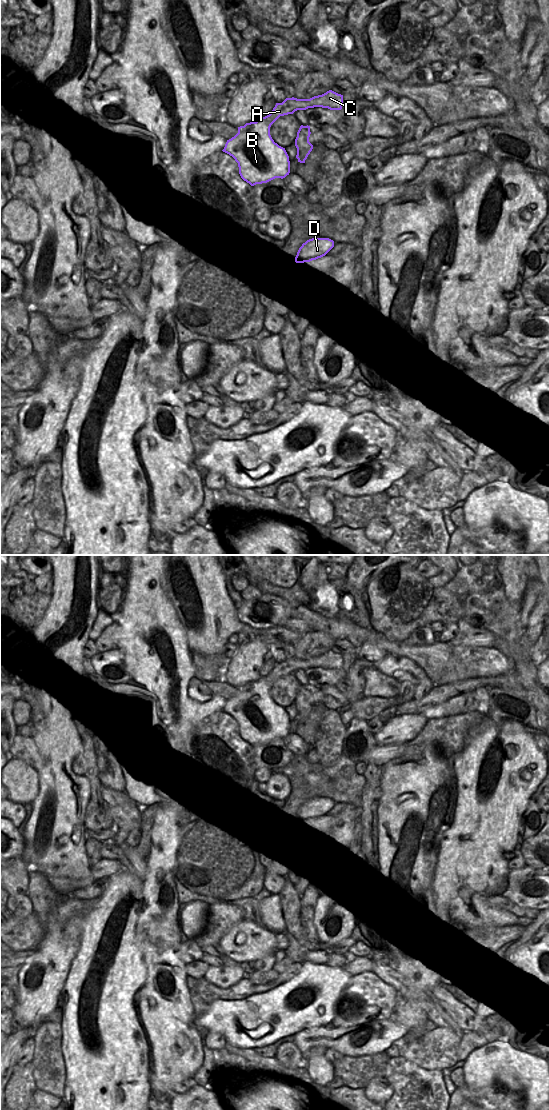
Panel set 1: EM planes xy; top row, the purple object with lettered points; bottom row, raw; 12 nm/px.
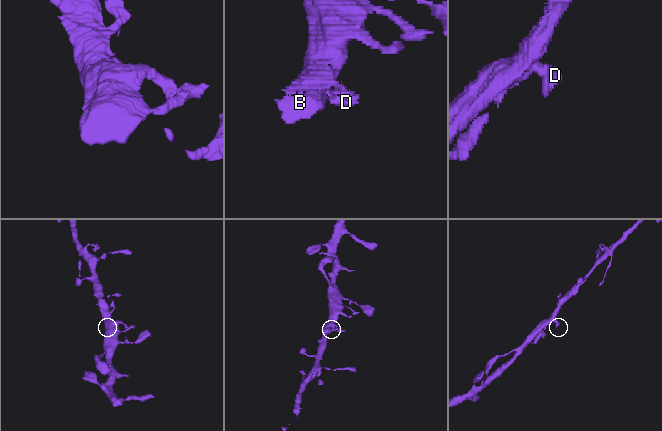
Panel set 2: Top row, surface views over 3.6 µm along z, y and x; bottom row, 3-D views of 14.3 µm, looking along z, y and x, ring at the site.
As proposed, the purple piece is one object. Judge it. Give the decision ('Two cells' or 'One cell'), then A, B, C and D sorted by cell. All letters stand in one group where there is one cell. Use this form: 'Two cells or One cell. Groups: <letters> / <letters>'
One cell. Groups: A B C D

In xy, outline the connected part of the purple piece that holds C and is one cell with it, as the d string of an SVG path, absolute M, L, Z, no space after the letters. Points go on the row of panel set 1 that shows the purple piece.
M332 90L310 99L286 98L282 103L276 103L269 115L238 127L238 133L227 140L222 151L235 159L241 178L251 186L275 178L283 179L290 173L289 156L285 148L272 139L271 125L280 116L297 110L314 107L341 110L342 106L343 95Z

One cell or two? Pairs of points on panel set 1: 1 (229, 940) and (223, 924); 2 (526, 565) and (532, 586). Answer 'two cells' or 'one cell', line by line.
1: two cells
2: two cells

